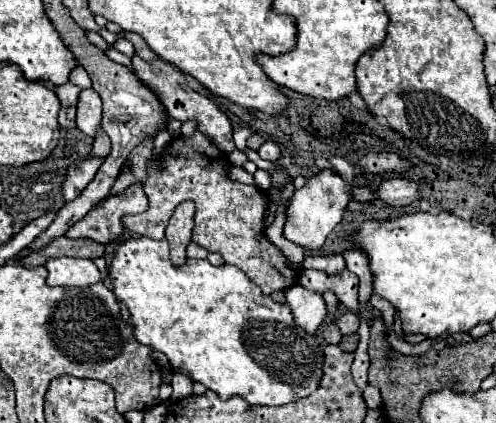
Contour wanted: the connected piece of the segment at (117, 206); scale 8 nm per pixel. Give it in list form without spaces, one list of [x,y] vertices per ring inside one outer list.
[[[133,183],[123,193],[107,195],[103,203],[99,201],[99,205],[95,205],[83,219],[73,223],[65,235],[73,239],[91,237],[93,241],[109,243],[123,231],[121,217],[147,211],[147,207],[149,199],[145,189],[139,183]]]

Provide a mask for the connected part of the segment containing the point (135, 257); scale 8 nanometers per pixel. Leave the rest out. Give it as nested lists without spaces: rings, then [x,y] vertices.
[[[129,237],[117,243],[117,249],[113,253],[113,261],[109,263],[109,275],[107,275],[109,283],[111,283],[111,291],[115,293],[117,301],[127,305],[129,313],[131,313],[131,323],[133,323],[133,335],[139,343],[149,345],[155,351],[161,351],[169,357],[173,371],[179,373],[189,373],[193,381],[203,383],[207,389],[215,391],[221,399],[227,399],[231,395],[243,395],[251,405],[285,405],[291,403],[291,399],[301,399],[311,395],[311,391],[315,391],[317,383],[319,383],[319,375],[321,375],[321,365],[323,365],[323,351],[319,347],[319,339],[307,335],[303,329],[295,327],[293,317],[291,317],[291,309],[287,305],[279,305],[275,303],[271,297],[263,297],[263,293],[259,291],[259,287],[255,287],[247,275],[237,269],[235,265],[221,265],[221,267],[213,267],[207,259],[187,259],[185,265],[175,267],[169,261],[169,253],[167,253],[167,241],[153,241],[147,237]]]

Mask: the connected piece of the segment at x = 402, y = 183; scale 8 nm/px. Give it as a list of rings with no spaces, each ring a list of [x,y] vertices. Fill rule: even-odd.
[[[403,177],[403,179],[383,181],[381,187],[375,191],[375,195],[393,207],[399,207],[399,205],[415,203],[421,193],[419,193],[419,185],[415,181],[409,181]]]

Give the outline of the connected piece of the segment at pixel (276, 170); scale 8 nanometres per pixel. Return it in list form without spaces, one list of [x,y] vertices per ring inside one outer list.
[[[247,149],[247,157],[249,157],[249,161],[253,161],[259,169],[263,169],[263,171],[267,171],[267,173],[271,175],[271,187],[283,191],[283,187],[293,181],[291,175],[289,175],[289,171],[287,171],[285,167],[281,167],[281,165],[277,165],[277,163],[271,163],[271,161],[263,161],[263,159],[257,155],[257,151]]]

